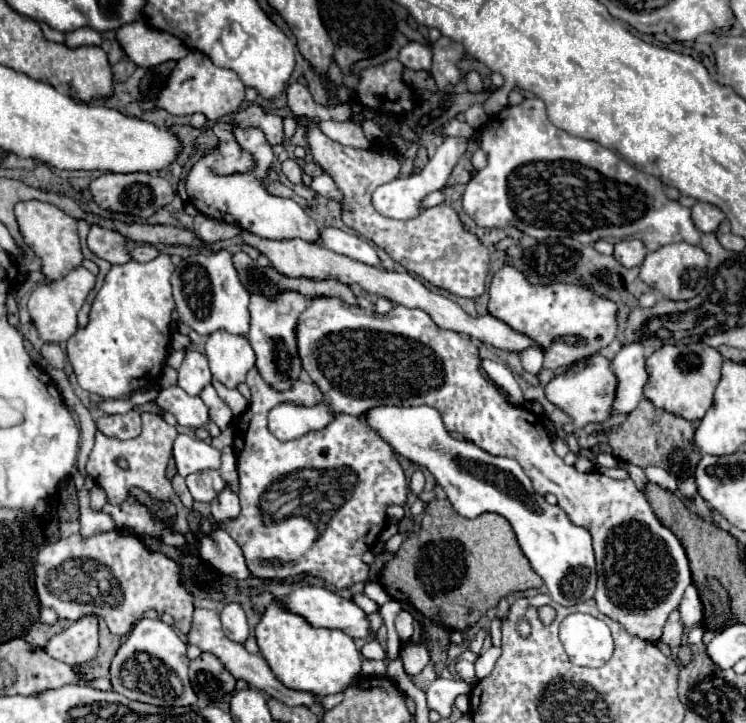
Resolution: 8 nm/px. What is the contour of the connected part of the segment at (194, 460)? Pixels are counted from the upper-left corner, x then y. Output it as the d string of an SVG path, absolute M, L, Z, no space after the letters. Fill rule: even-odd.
M178 434L172 446L172 454L174 454L180 476L188 476L192 472L200 472L206 468L218 470L222 464L220 450L216 450L204 440L198 440L186 434Z

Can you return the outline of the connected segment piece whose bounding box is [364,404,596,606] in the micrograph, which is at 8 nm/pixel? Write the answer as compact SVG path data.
M426 404L422 406L376 406L364 412L364 420L368 428L376 432L398 456L418 464L420 468L428 468L460 516L476 518L484 512L502 514L512 524L522 552L530 560L534 572L542 576L554 602L558 602L560 606L574 606L594 596L596 562L594 562L590 532L586 528L572 524L572 520L568 520L568 514L560 506L552 506L544 500L544 496L536 494L530 478L524 474L524 470L520 468L516 460L506 458L506 456L492 456L484 452L482 448L474 446L472 442L452 438L450 432L444 428L440 412L436 412L436 408L426 406Z

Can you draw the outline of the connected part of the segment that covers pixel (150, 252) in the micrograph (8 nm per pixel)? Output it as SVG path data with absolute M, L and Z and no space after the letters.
M142 244L142 246L136 246L134 250L132 250L132 258L136 260L136 262L148 262L148 260L152 260L152 258L156 258L160 252L152 246L152 244Z

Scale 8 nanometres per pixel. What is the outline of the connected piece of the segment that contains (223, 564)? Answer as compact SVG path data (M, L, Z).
M216 528L216 530L210 530L208 534L200 534L196 548L200 556L208 564L212 564L218 572L228 574L236 580L250 578L240 546L224 530Z

